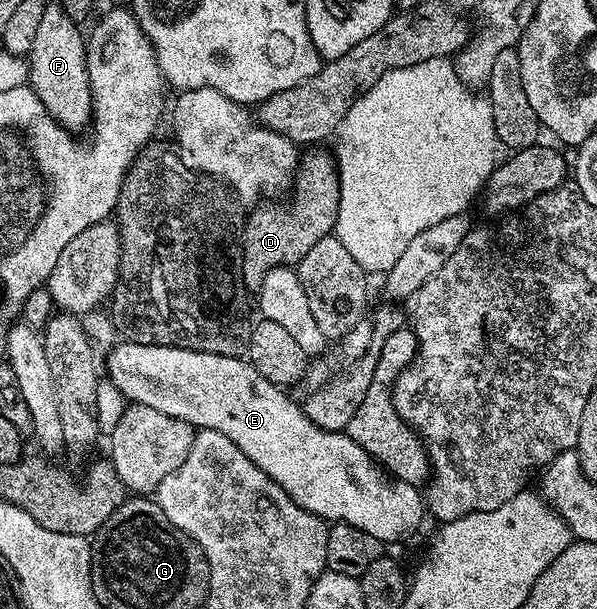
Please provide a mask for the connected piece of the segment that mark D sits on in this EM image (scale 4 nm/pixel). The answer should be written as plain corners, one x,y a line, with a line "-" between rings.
324,149
313,150
316,151
313,155
305,154
301,158
300,166
296,168
295,180
290,188
292,200
289,201
288,207
261,206
256,209
261,209
261,211
256,211
253,215
251,212
247,216
242,236
242,277
244,286
249,292
259,292
267,271
275,267
295,268
302,261
302,257
306,257
306,253
310,253
310,249
314,249
314,245
322,241
322,237
335,232
340,204
340,172
336,169
335,158
329,152
327,155
326,152
320,150

